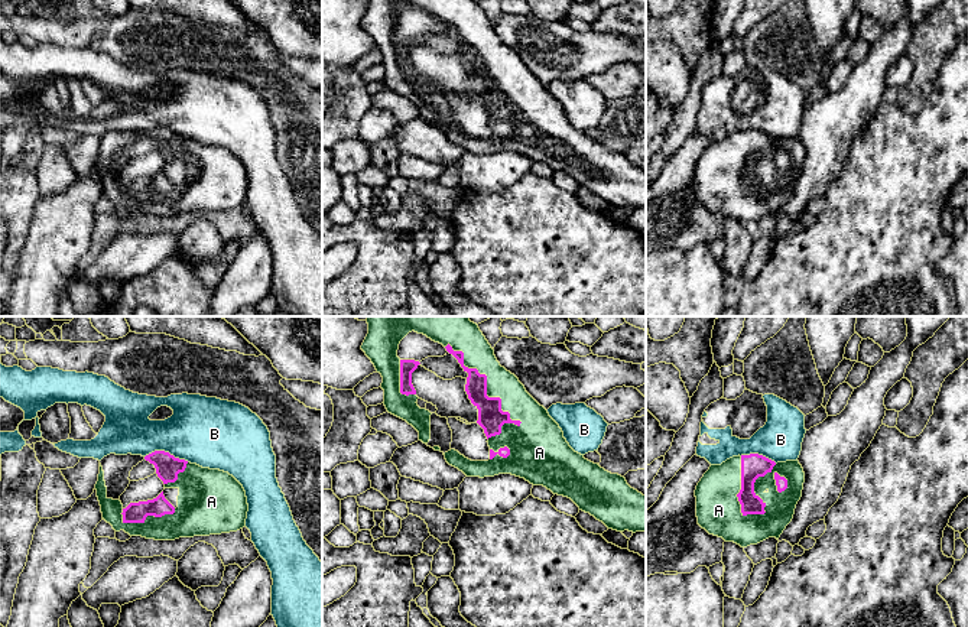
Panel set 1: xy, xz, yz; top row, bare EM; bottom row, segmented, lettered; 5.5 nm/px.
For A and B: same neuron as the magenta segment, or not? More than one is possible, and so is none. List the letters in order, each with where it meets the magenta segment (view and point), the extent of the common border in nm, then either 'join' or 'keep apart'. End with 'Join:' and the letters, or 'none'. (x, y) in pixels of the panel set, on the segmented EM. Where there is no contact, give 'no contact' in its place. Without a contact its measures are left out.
A: contact yz (737, 496); length 360 nm; join
B: contact xy (166, 452); length 260 nm; keep apart
Join: A

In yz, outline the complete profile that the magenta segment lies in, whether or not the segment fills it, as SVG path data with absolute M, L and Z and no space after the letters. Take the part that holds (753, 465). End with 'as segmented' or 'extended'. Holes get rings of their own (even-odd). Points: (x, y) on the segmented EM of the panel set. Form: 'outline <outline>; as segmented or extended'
outline M750 454L711 465L696 485L698 524L741 548L779 539L802 497L799 461L774 462Z; extended

